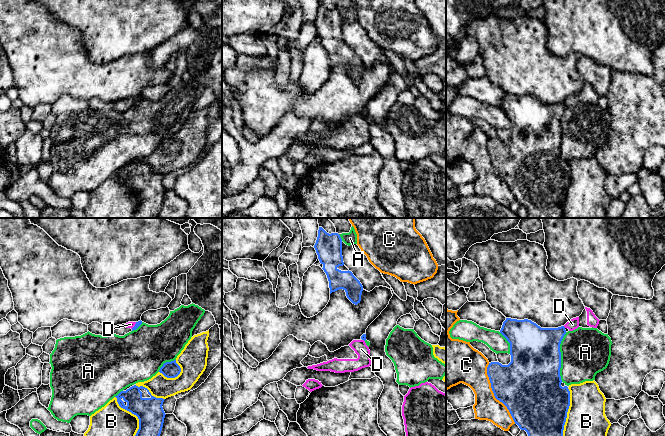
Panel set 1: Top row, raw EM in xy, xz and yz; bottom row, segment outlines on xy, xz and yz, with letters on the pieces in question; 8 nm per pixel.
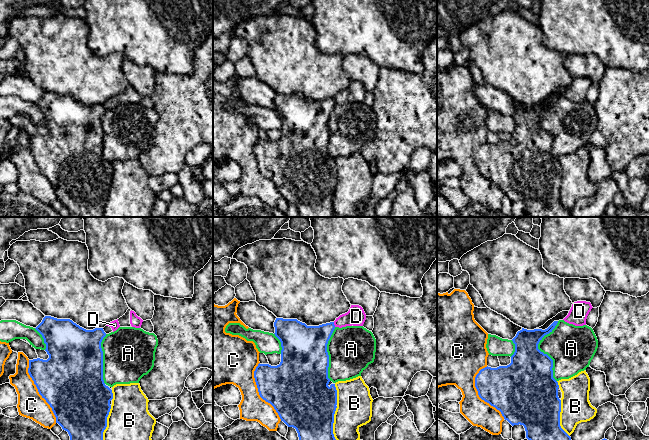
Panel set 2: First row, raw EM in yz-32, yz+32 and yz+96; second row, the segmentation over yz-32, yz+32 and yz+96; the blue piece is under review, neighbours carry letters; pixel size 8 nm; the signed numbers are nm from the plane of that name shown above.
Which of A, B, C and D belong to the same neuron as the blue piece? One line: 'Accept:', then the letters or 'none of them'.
Accept: none of them

